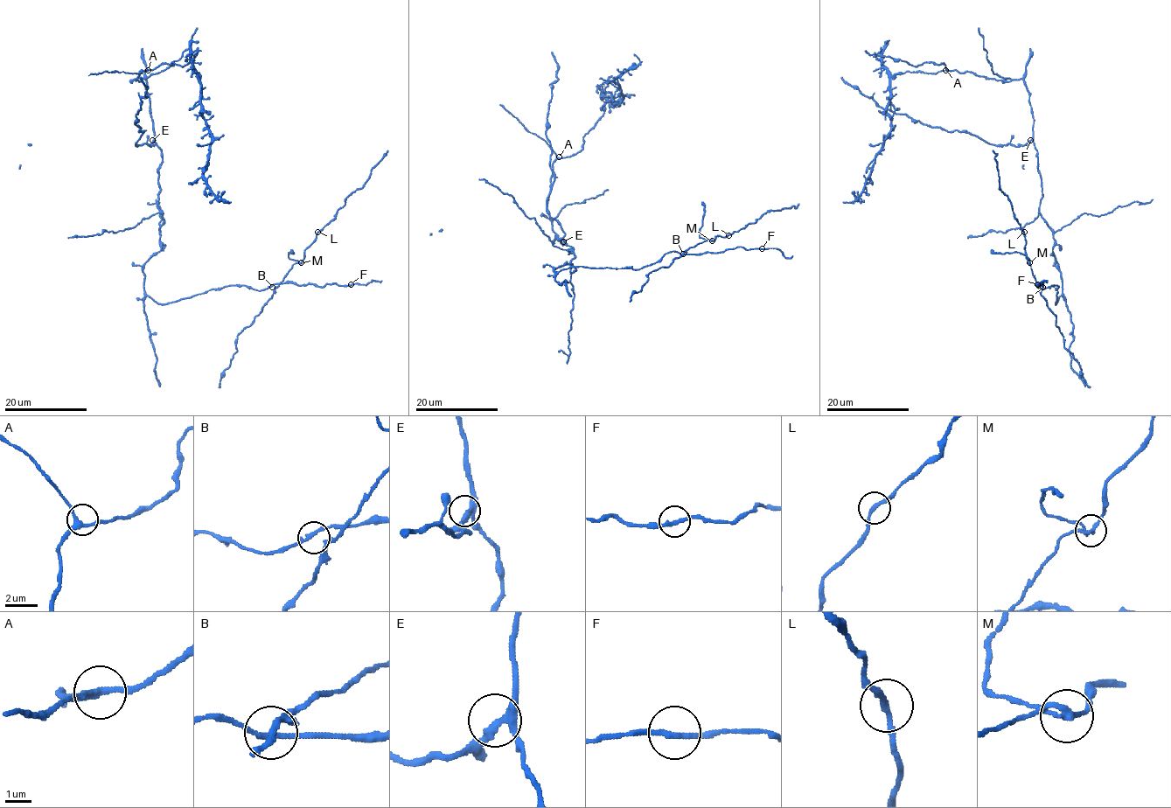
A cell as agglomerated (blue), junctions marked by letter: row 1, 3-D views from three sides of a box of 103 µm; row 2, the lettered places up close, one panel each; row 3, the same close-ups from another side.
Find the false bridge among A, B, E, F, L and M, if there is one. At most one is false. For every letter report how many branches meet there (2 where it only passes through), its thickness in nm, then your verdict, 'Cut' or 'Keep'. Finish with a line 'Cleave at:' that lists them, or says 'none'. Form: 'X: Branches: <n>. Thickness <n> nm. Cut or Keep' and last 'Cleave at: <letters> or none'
A: Branches: 3. Thickness 240 nm. Keep
B: Branches: 3. Thickness 180 nm. Keep
E: Branches: 3. Thickness 280 nm. Keep
F: Branches: 2. Thickness 200 nm. Keep
L: Branches: 2. Thickness 220 nm. Keep
M: Branches: 3. Thickness 180 nm. Cut
Cleave at: M

